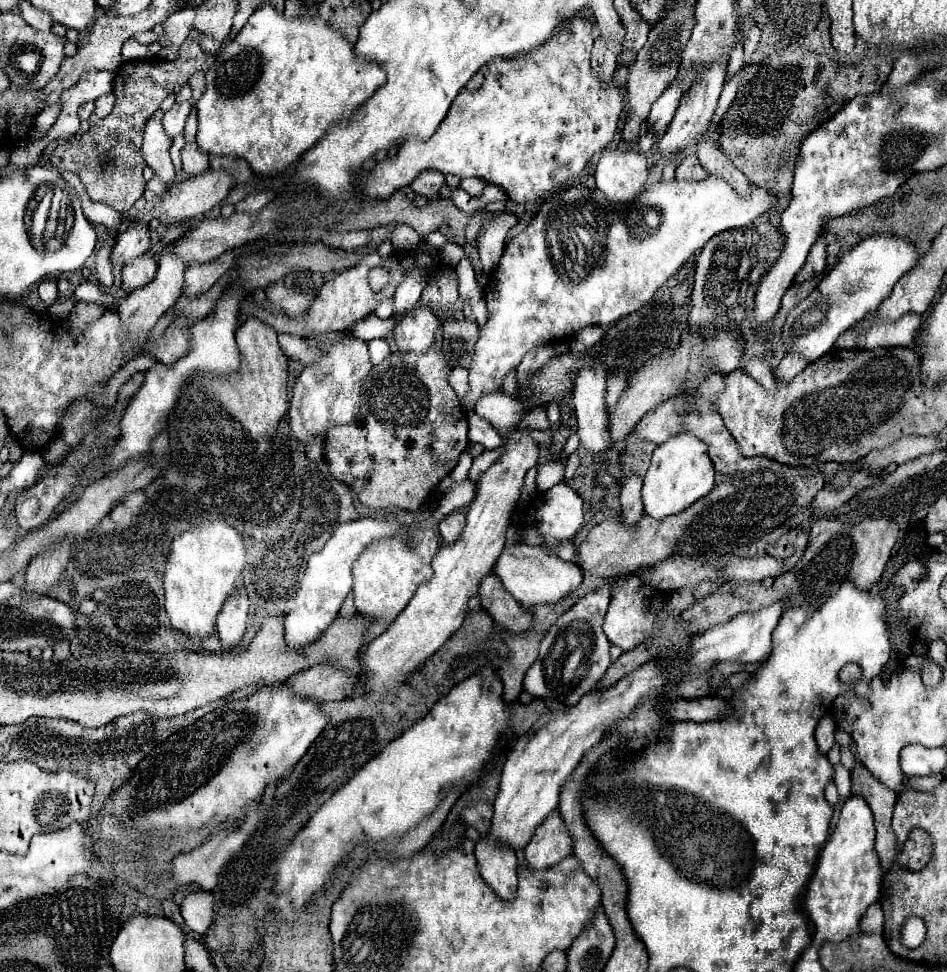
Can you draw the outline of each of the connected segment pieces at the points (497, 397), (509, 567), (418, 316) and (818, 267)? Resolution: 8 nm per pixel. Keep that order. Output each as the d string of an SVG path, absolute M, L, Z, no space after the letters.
M494 392L494 394L484 394L478 400L474 412L478 416L482 416L484 420L488 420L492 426L496 426L496 430L502 436L506 436L510 432L510 428L516 426L518 420L522 418L524 404L522 404L522 400L518 400L514 396L506 396L502 392Z
M514 544L510 548L504 548L500 554L494 574L502 580L504 588L524 606L532 608L538 604L554 604L572 590L576 590L582 582L582 570L576 562L564 562L556 554L546 552L544 548L538 546L528 546L528 544Z
M426 306L410 310L406 316L398 318L398 326L394 328L394 340L398 344L398 350L424 354L428 348L434 346L438 328L440 320Z
M820 236L820 238L814 242L814 246L812 246L812 250L810 250L804 266L802 266L800 272L796 274L796 282L802 284L804 280L810 280L810 278L814 278L814 276L824 274L824 268L826 268L826 240Z

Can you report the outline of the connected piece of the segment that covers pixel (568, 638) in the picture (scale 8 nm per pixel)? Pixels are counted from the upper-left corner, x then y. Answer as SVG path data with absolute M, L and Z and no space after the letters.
M606 584L576 602L566 614L562 614L556 624L542 638L540 654L536 662L530 666L524 678L524 690L534 698L548 698L554 702L562 702L566 706L574 706L580 702L584 694L588 694L604 676L610 660L610 642L602 632L602 620L608 608L612 584Z

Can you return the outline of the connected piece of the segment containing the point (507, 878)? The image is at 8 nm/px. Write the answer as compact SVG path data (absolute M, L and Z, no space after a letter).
M486 836L476 844L476 860L478 870L484 878L484 882L496 892L498 898L512 902L516 898L516 854L512 848L502 846Z

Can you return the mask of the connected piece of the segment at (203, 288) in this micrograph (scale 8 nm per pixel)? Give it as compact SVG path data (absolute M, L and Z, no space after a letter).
M218 258L206 264L196 264L186 268L184 272L184 286L182 286L182 294L186 296L200 296L204 292L208 292L214 282L228 272L234 266L234 258Z

